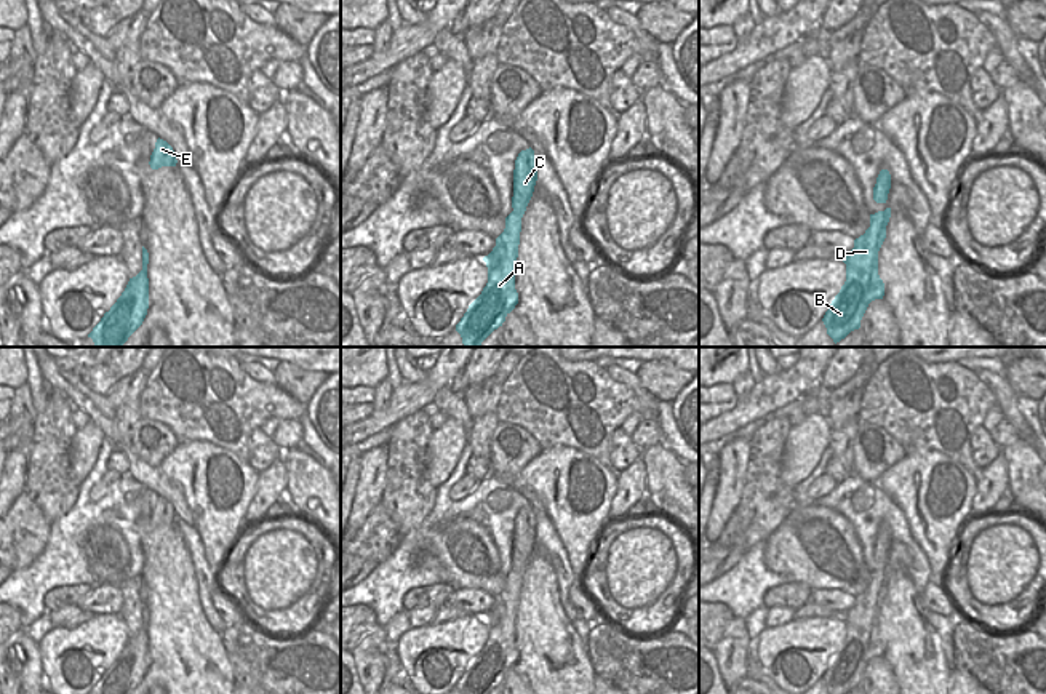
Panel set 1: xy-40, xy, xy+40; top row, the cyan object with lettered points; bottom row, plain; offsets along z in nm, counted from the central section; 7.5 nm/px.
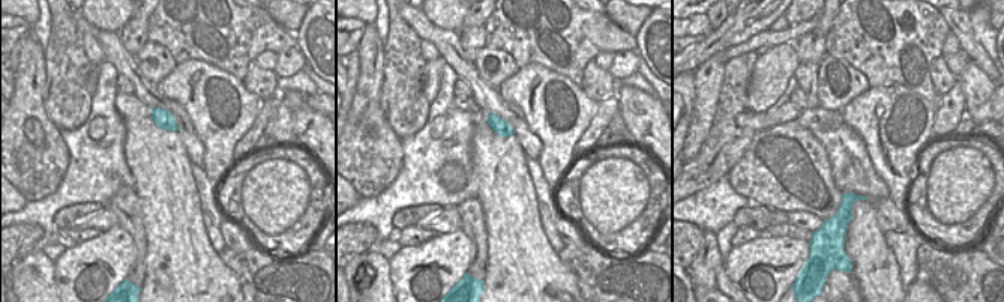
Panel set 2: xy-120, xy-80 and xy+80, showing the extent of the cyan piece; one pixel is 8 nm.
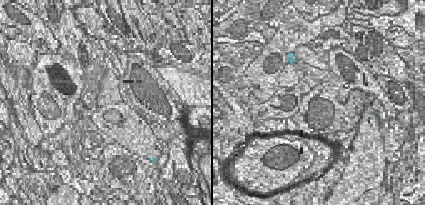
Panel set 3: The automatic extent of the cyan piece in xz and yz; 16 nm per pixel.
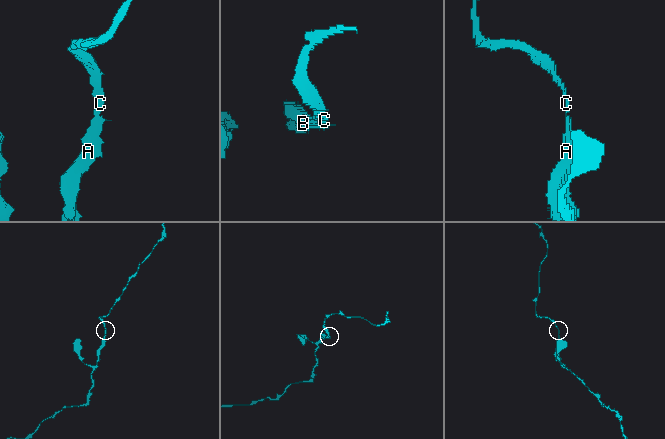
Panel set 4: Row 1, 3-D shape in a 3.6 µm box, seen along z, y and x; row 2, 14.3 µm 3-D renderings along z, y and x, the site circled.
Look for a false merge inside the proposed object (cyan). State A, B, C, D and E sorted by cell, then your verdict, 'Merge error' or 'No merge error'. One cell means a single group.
Groups: A B C D E. No merge error.

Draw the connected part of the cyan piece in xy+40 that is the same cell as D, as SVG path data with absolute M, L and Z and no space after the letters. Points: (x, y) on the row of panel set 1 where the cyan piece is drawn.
M891 208L870 214L870 227L841 257L846 264L846 281L822 318L835 344L859 329L868 304L884 296L884 283L878 275L878 251L886 238L889 217Z

